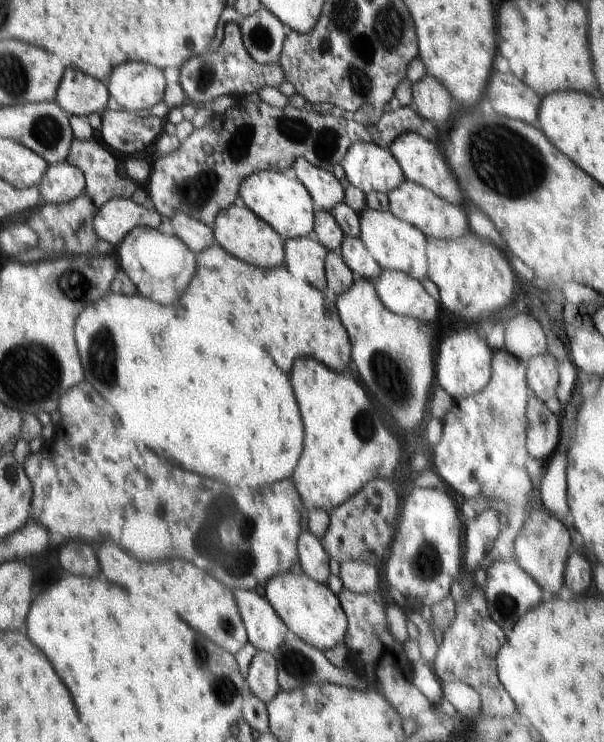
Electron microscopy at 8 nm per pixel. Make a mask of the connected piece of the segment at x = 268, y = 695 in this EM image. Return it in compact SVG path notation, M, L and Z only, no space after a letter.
M256 651L250 662L246 676L247 690L258 700L268 704L279 691L277 664L274 655L269 652Z

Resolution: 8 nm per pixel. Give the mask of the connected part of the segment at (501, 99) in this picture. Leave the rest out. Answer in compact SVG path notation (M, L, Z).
M494 70L490 74L486 89L495 114L539 126L538 110L541 97L516 76Z

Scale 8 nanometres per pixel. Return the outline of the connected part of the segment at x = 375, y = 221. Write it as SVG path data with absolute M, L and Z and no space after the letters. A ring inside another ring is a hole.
M367 206L362 210L359 219L360 240L382 269L404 272L418 282L422 282L427 277L425 250L428 237L418 228L395 217L389 210L382 212Z

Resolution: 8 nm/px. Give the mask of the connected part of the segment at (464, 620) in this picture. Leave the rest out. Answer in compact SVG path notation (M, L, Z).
M473 585L466 592L466 598L458 604L452 626L442 636L432 666L433 672L444 682L464 682L474 688L481 698L481 713L498 718L512 716L517 712L516 706L498 678L495 663L496 653L506 639L502 628L490 618L484 591L480 586Z

